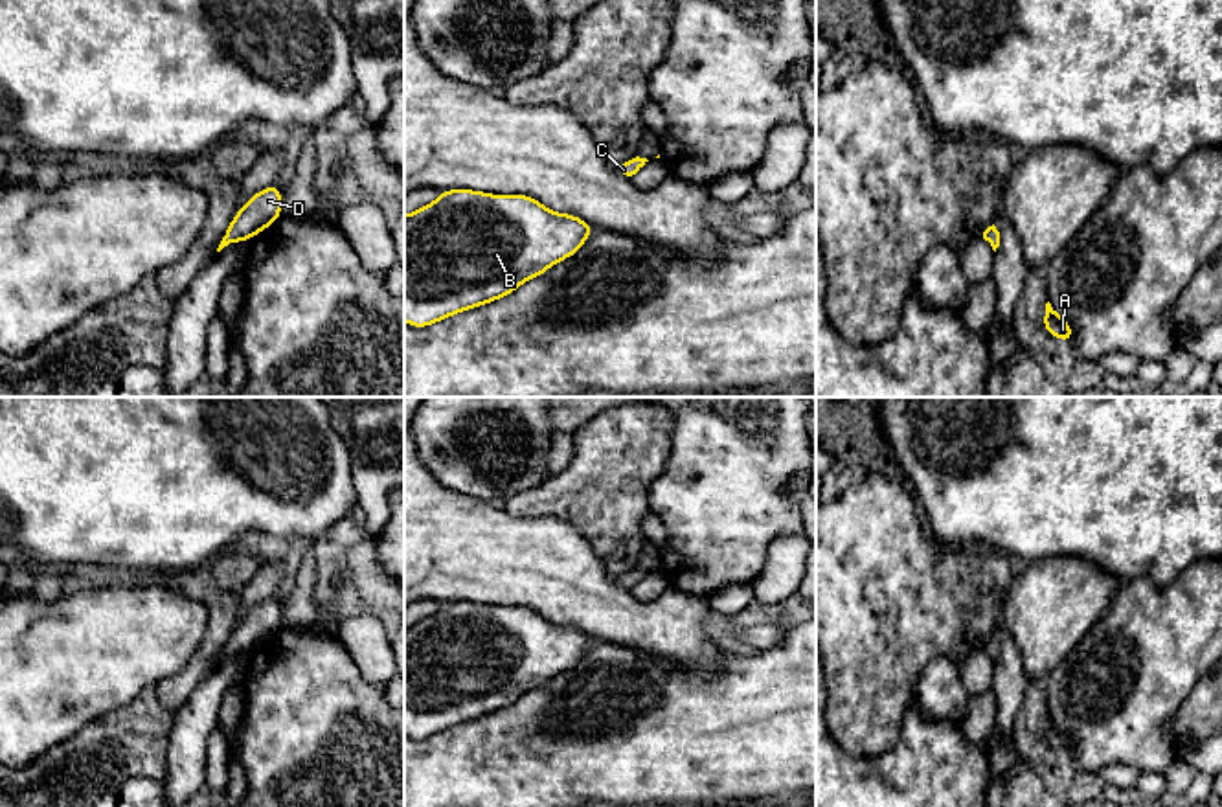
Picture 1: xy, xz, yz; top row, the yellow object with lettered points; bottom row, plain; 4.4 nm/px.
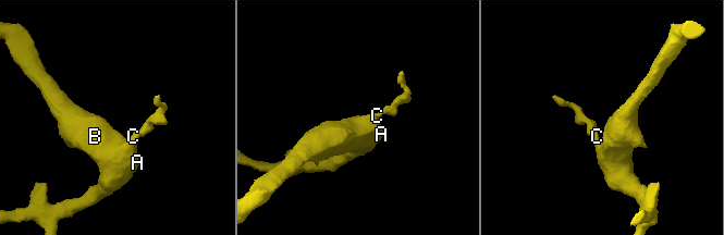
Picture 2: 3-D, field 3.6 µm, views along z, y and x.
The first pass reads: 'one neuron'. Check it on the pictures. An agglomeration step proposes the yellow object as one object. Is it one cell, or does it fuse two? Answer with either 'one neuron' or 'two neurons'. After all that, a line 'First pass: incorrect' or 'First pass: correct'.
one neuron
First pass: correct

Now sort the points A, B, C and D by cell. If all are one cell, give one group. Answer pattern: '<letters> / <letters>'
A B C D

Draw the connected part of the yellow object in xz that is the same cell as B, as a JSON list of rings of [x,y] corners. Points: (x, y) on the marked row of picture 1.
[[[443,189],[437,200],[404,215],[404,322],[426,327],[507,296],[571,257],[592,232],[579,217],[555,213],[529,195]]]

